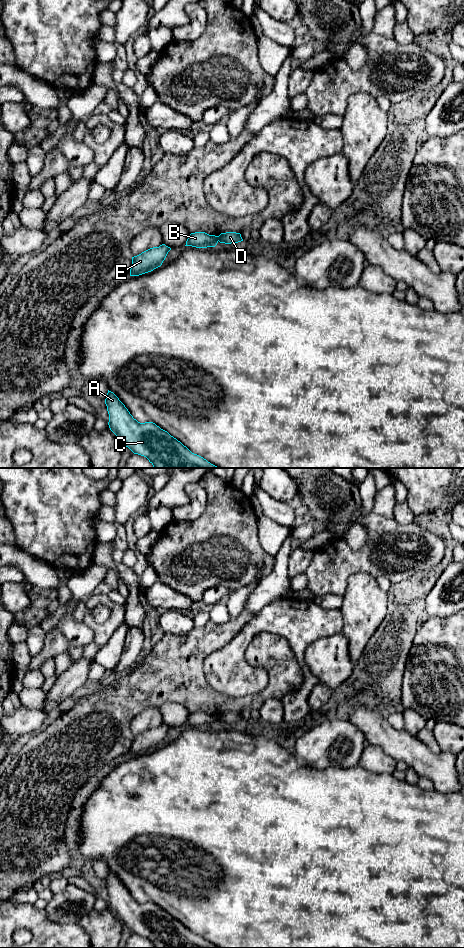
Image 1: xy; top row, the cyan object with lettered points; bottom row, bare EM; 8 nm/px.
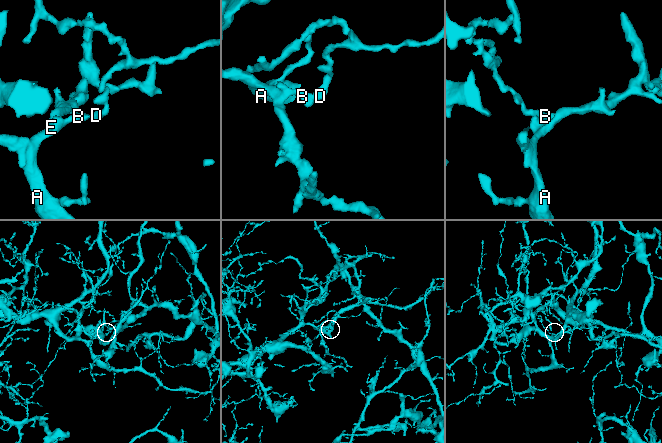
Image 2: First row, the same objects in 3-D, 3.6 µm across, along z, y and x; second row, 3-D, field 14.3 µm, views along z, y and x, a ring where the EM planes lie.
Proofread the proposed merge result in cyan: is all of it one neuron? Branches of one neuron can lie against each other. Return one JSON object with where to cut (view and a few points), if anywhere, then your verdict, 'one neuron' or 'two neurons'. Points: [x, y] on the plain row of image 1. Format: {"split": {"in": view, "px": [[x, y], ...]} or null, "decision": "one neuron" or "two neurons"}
{"split": {"in": "xy", "px": [[217, 716], [218, 720]]}, "decision": "two neurons"}

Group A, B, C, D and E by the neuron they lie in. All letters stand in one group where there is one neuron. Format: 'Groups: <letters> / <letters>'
Groups: A B C E / D

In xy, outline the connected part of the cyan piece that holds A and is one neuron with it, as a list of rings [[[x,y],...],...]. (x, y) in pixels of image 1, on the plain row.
[[[108,870],[105,879],[109,908],[123,926],[146,937],[154,948],[219,948],[192,933],[180,921],[153,902],[140,903],[119,878]]]

